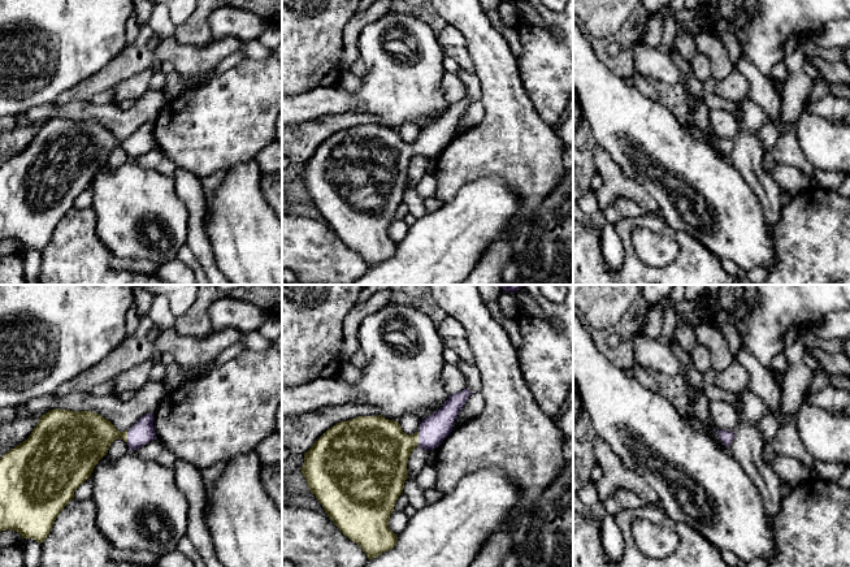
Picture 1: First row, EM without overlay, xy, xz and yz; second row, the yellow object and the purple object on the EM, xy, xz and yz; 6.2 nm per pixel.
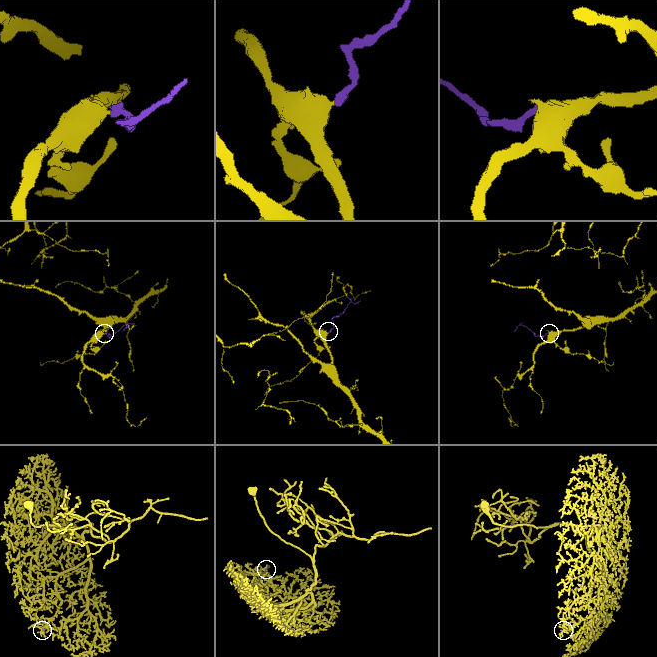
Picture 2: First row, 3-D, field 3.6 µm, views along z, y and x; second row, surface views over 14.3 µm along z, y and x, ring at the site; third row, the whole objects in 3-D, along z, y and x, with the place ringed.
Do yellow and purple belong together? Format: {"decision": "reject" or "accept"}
{"decision": "accept"}

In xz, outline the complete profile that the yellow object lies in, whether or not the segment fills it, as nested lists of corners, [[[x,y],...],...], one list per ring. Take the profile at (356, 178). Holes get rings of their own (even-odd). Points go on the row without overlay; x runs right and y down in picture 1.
[[[464,98],[450,104],[442,117],[420,130],[420,139],[413,143],[404,142],[398,130],[381,124],[359,125],[337,131],[304,163],[300,178],[311,202],[339,239],[356,251],[368,268],[391,259],[398,251],[398,244],[389,237],[389,228],[408,187],[407,172],[413,157],[421,155],[426,160],[438,156],[452,140],[470,103]]]

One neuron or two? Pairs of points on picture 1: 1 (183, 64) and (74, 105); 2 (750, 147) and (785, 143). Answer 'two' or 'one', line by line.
1: two
2: two

